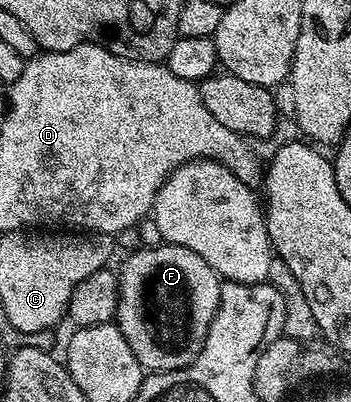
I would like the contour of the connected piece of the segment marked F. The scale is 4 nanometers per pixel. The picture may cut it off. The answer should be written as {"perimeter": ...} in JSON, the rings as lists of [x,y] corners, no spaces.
{"perimeter":[[[162,242],[159,245],[159,248],[142,248],[132,253],[126,265],[120,268],[118,278],[116,323],[128,346],[132,346],[132,354],[136,354],[147,373],[187,368],[197,358],[206,341],[208,326],[220,306],[223,286],[218,273],[204,262],[204,258],[200,258],[200,254],[192,254],[192,250],[175,244]]]}

